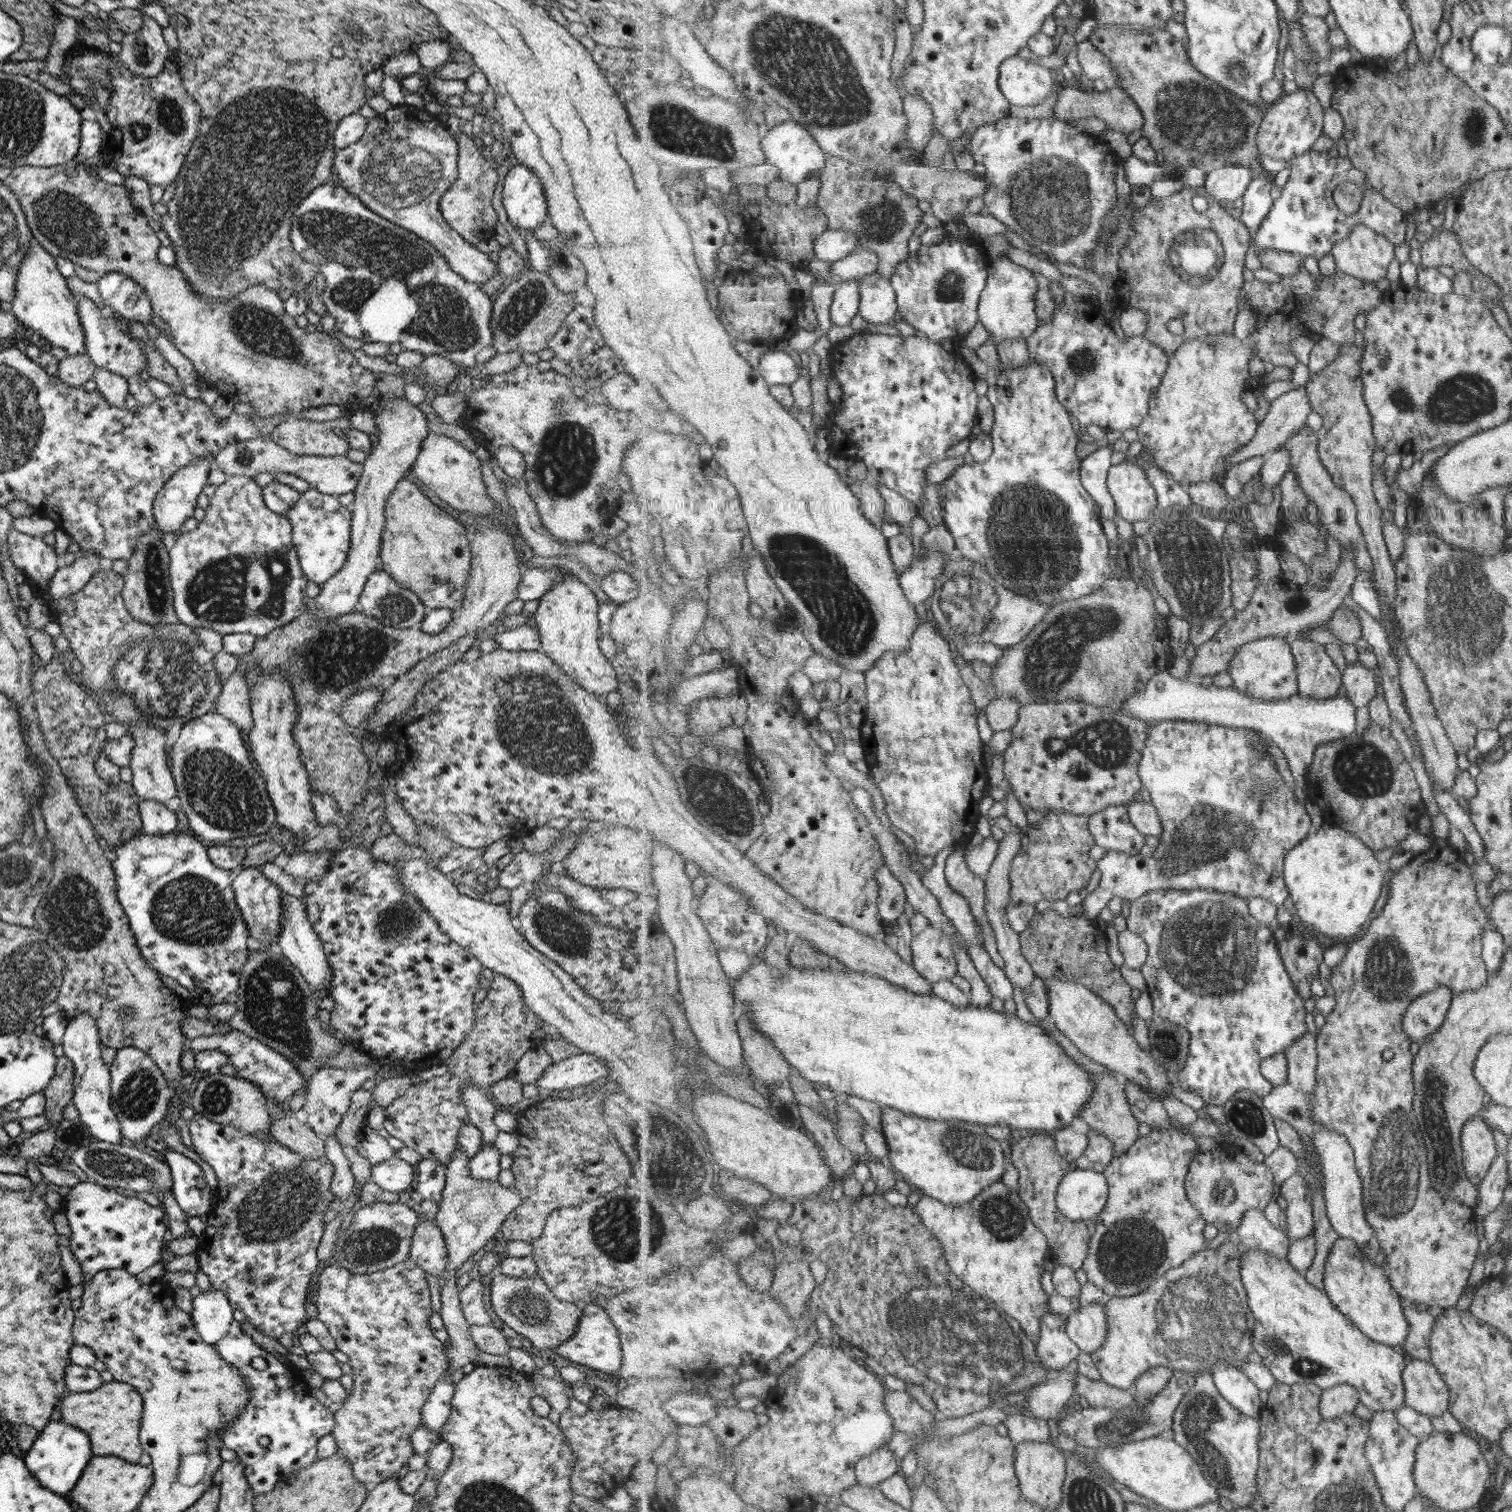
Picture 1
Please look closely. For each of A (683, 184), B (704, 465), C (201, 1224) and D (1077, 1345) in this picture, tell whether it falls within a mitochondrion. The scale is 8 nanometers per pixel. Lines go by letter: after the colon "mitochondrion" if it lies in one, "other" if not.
A: other
B: other
C: other
D: other

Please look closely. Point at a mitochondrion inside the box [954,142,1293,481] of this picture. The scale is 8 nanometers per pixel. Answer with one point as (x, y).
(1056, 206)

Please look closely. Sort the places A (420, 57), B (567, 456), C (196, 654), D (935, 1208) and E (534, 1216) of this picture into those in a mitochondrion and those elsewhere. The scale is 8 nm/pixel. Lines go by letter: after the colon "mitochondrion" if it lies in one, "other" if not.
A: other
B: mitochondrion
C: mitochondrion
D: other
E: other

